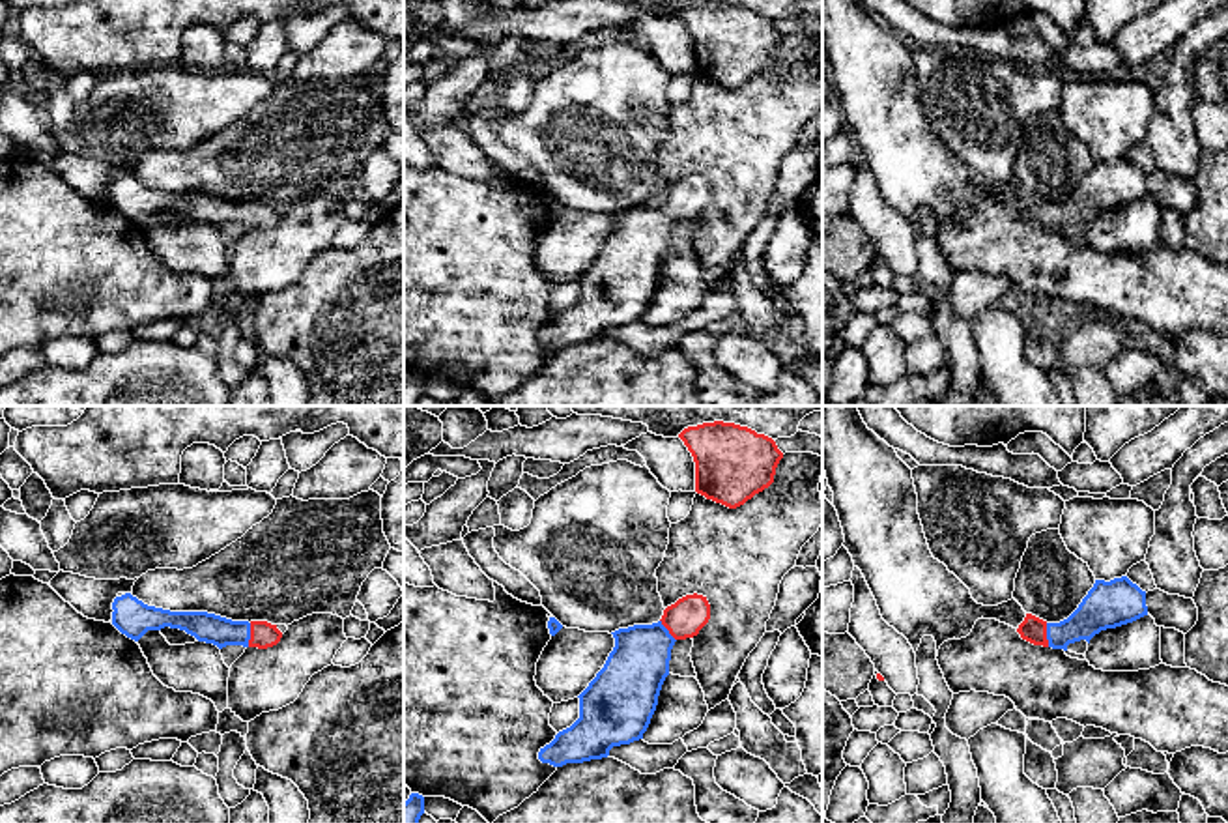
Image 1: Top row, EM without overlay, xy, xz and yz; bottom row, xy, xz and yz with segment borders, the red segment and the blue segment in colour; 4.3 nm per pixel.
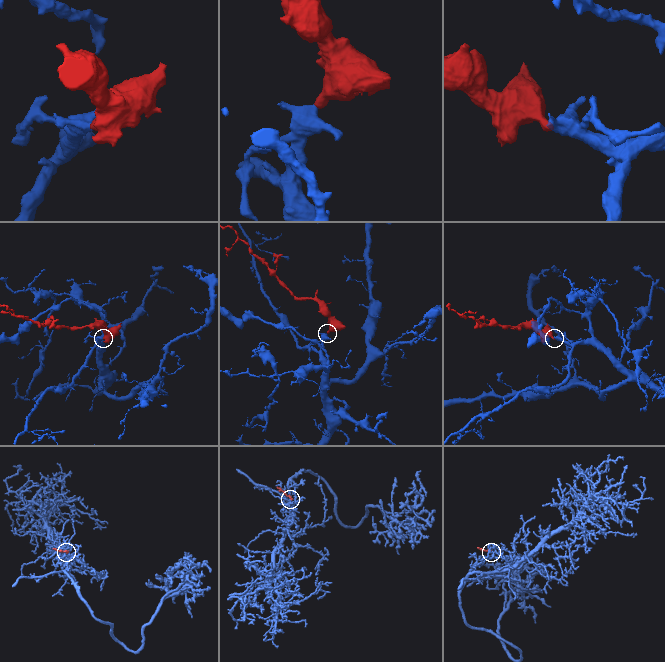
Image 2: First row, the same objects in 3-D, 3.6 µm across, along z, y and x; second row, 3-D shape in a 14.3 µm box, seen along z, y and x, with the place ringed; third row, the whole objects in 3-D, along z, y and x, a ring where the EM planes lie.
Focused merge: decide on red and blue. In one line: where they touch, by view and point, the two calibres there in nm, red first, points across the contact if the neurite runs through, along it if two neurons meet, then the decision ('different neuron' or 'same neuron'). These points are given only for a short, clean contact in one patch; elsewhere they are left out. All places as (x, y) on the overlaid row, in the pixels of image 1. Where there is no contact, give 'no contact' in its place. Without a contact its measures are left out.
xy (251, 635) | 120/130 nm | across xy (264, 635), (251, 635), (221, 633), (206, 627) | same neuron

